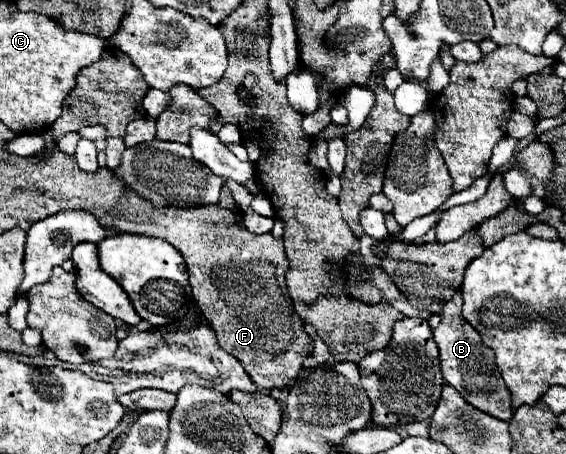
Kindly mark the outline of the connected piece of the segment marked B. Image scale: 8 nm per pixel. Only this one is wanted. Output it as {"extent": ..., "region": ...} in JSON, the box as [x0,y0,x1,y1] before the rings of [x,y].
{"extent":[434,292,512,420],"region":[[[456,292],[456,296],[446,302],[444,310],[442,310],[442,322],[440,326],[434,330],[434,340],[440,348],[440,368],[444,374],[444,380],[456,388],[456,392],[472,406],[476,406],[478,410],[498,418],[498,420],[510,420],[512,418],[512,404],[510,404],[510,394],[508,388],[504,386],[504,380],[500,378],[500,372],[496,370],[494,362],[492,362],[492,352],[484,346],[480,334],[476,334],[476,330],[472,330],[472,326],[468,326],[468,322],[464,322],[462,318],[462,294]]]}

